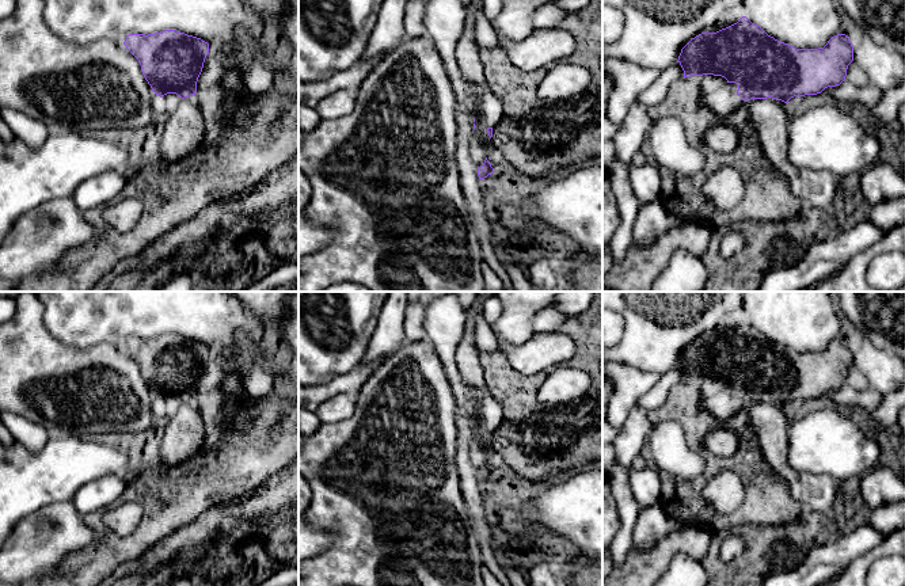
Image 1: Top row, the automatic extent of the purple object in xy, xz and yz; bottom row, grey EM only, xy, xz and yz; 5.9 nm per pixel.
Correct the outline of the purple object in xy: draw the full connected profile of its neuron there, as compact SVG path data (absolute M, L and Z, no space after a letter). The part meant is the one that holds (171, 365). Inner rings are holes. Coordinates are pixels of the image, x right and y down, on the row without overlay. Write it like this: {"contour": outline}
{"contour": "M164 334L148 339L129 338L123 349L138 364L156 399L176 397L182 402L179 410L166 419L161 464L171 467L190 460L205 441L205 426L195 396L209 347L176 334Z"}

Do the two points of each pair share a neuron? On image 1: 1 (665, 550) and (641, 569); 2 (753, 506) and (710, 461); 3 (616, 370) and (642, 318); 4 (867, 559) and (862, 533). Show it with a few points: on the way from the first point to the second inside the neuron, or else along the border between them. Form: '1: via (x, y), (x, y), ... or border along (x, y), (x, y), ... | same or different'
1: via (660, 555), (646, 567) | same
2: via (753, 489), (753, 480), (736, 463), (727, 463) | same
3: border along (616, 362), (651, 370) | different
4: border along (885, 537), (877, 545), (856, 556), (841, 571) | different

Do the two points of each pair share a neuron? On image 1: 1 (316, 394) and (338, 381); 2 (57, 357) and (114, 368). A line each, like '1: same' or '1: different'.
1: same
2: same

